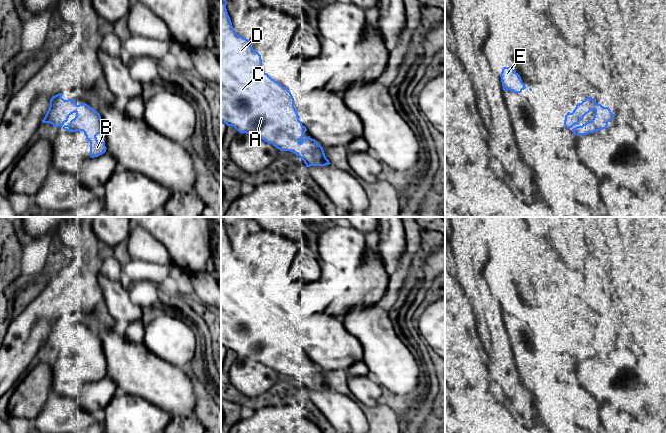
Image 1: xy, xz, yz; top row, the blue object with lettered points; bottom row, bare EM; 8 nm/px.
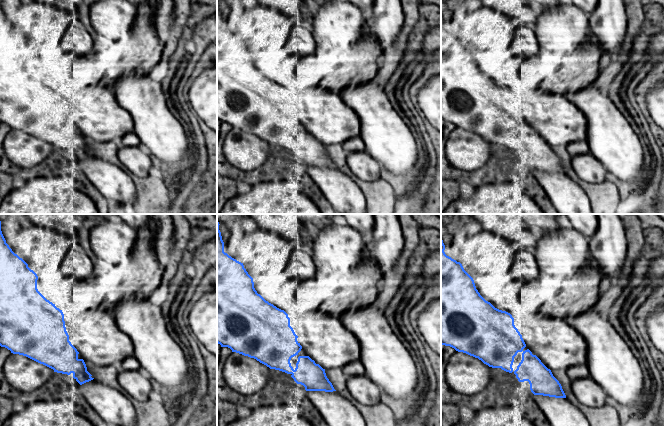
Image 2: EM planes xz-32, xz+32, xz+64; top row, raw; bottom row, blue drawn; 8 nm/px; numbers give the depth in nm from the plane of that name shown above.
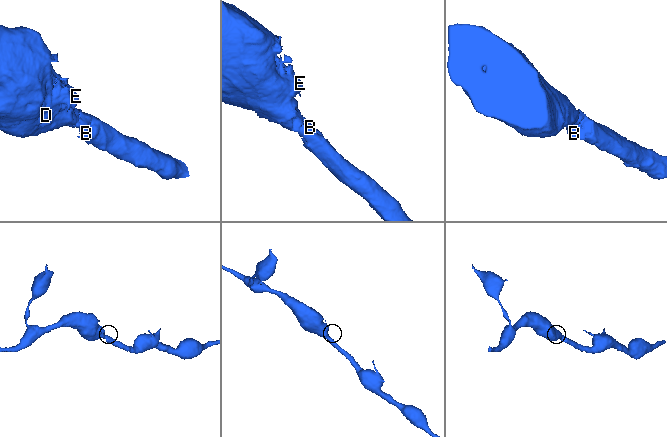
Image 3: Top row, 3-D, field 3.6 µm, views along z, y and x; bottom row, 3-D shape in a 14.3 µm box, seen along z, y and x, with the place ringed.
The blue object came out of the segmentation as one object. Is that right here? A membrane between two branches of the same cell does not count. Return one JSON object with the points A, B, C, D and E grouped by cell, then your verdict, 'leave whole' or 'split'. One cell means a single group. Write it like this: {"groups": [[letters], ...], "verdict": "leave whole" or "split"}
{"groups": [["A", "B", "C", "D", "E"]], "verdict": "leave whole"}

